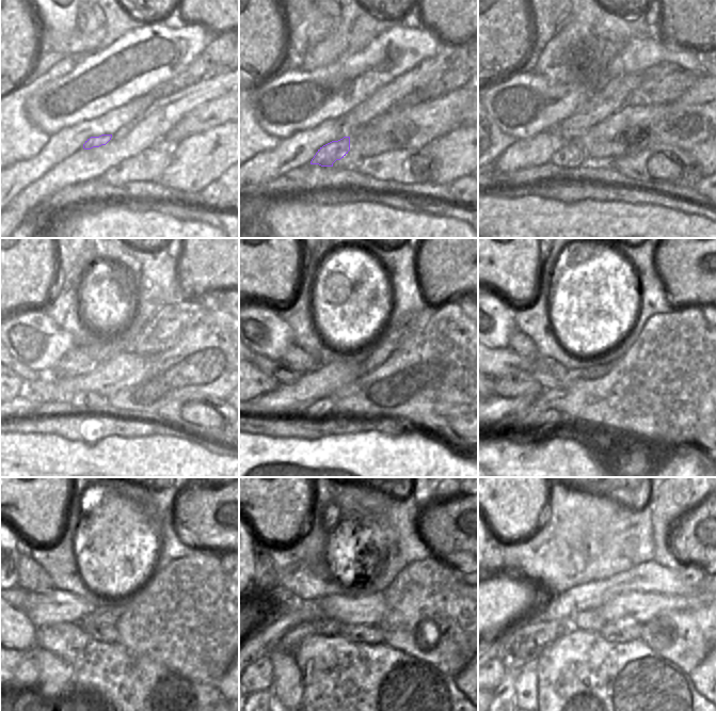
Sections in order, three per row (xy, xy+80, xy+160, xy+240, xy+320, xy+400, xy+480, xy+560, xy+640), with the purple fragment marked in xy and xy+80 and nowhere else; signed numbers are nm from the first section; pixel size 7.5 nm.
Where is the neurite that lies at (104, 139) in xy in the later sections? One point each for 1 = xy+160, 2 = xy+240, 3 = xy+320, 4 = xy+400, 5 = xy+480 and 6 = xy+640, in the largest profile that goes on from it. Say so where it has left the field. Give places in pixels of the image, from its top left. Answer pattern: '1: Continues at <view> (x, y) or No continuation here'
1: Continues at xy+160 (572, 154)
2: Continues at xy+240 (91, 403)
3: Continues at xy+320 (316, 412)
4: Continues at xy+400 (547, 426)
5: Continues at xy+480 (57, 675)
6: Continues at xy+640 (526, 685)

